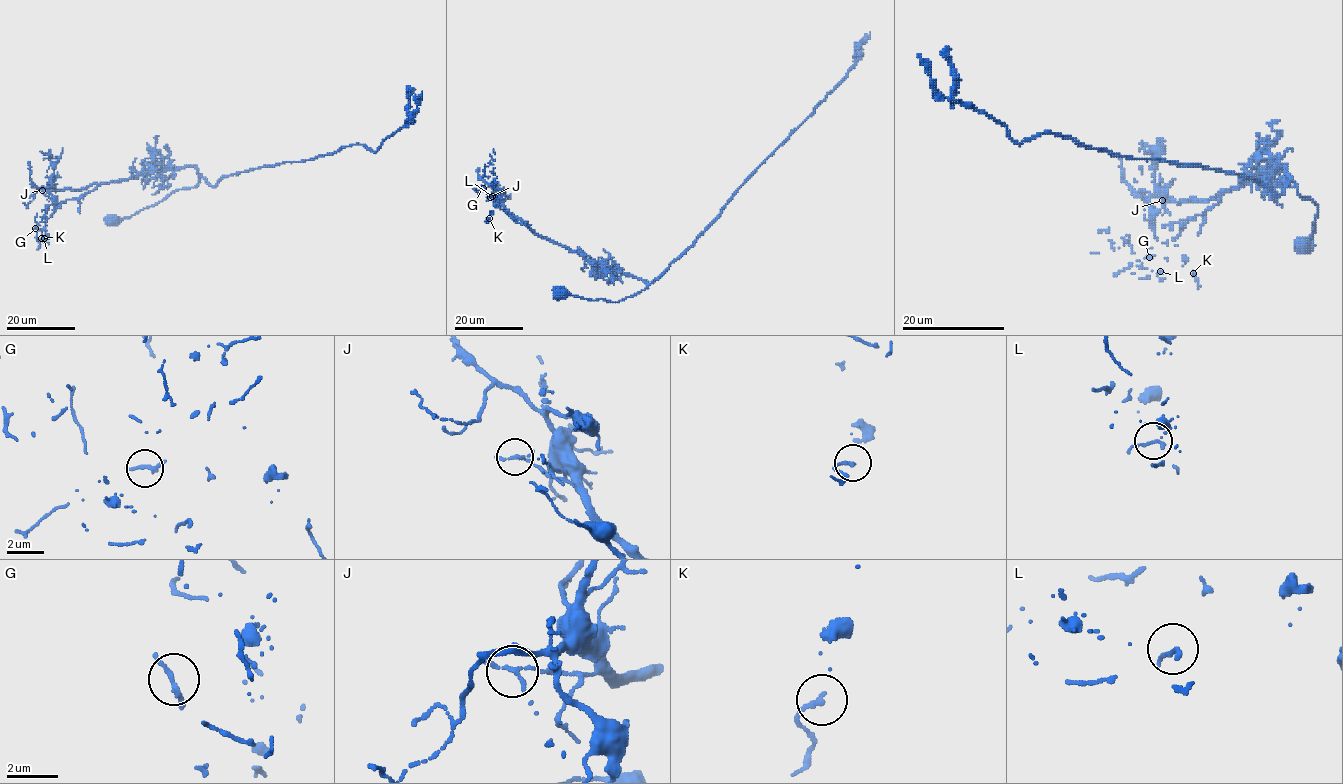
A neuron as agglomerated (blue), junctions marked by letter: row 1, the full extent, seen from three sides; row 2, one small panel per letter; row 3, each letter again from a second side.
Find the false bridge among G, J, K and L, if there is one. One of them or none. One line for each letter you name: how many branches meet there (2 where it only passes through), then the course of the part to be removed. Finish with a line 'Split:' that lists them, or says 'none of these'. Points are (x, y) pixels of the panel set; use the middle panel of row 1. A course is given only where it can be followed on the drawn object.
J: branches 1; course (490, 197), (495, 197), (493, 211), (487, 200), (493, 180), (483, 175), (494, 165), (490, 154)
Split: J

